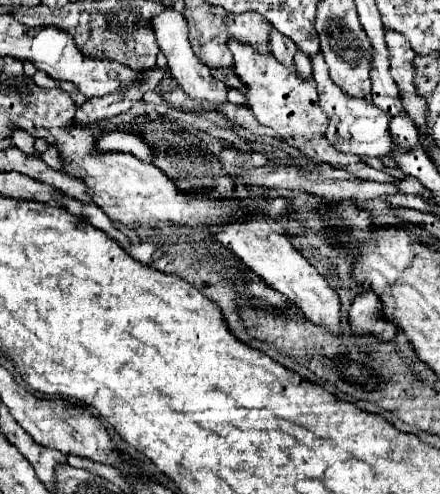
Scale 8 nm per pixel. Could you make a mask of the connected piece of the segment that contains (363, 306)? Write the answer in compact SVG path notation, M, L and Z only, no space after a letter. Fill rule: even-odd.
M363 291L355 297L349 309L349 321L355 333L375 333L383 341L395 337L395 325L383 315L383 303L373 291Z

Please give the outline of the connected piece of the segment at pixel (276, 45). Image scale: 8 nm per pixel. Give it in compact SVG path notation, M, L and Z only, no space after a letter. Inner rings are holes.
M273 29L271 31L271 47L273 47L273 55L279 63L283 63L285 67L293 65L293 55L297 51L297 45L289 37L285 37L283 33Z

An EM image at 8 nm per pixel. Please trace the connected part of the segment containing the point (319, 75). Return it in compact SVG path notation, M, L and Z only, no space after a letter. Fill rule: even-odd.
M323 55L313 57L313 77L319 91L319 105L329 115L329 127L327 127L327 141L343 151L353 155L369 155L369 157L383 157L391 155L391 135L389 135L389 117L373 103L365 103L365 99L353 99L347 97L329 77L327 65L323 61Z

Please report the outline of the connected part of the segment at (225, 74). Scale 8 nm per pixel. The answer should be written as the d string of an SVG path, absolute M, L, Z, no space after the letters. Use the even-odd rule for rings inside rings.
M215 71L215 77L219 79L219 81L223 81L229 89L237 89L237 91L241 91L243 93L243 83L239 81L239 77L233 73L233 71Z

